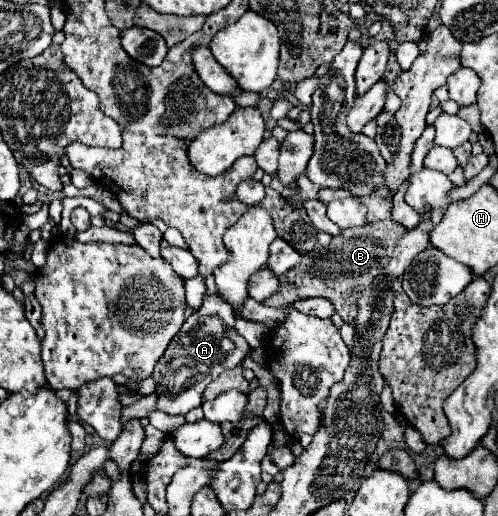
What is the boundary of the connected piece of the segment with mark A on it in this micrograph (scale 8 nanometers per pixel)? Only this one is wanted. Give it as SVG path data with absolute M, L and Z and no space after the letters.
M211 294L205 298L203 306L193 312L175 334L167 350L163 352L151 378L155 380L157 410L171 416L185 416L189 410L199 408L203 402L205 386L215 380L223 370L235 368L251 352L247 340L233 330L235 314L221 296Z

